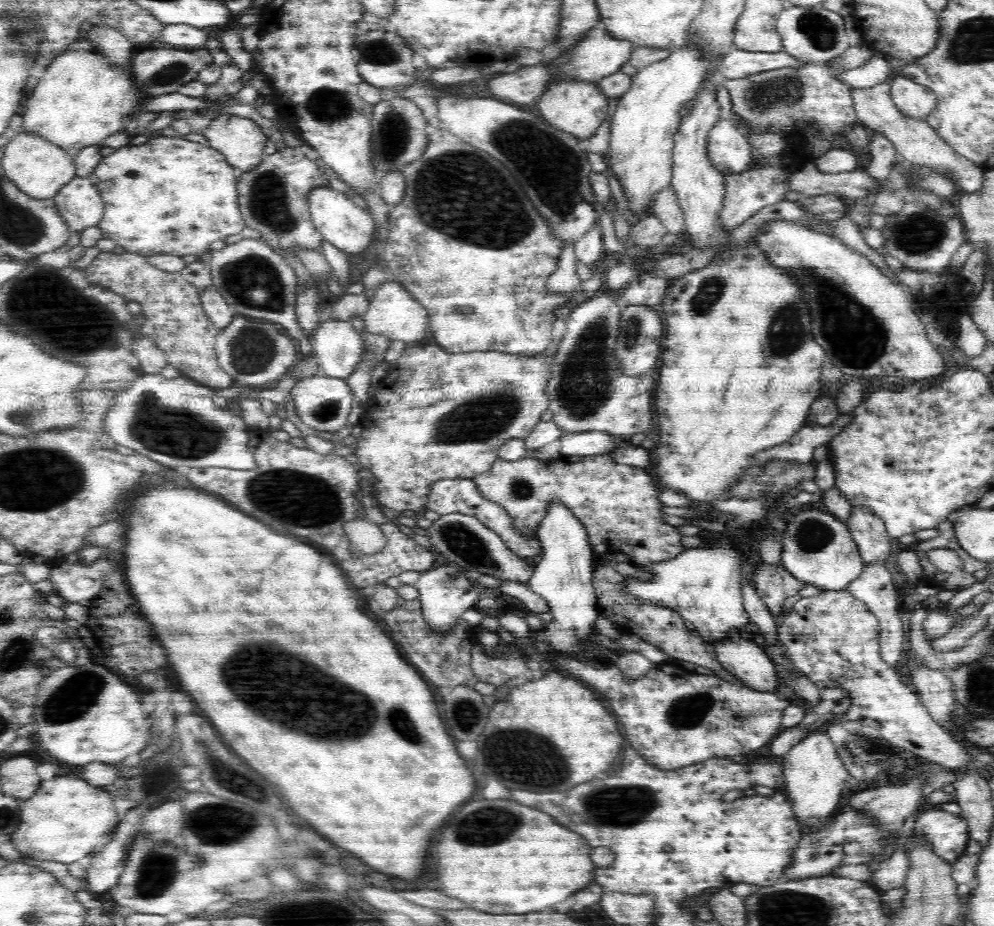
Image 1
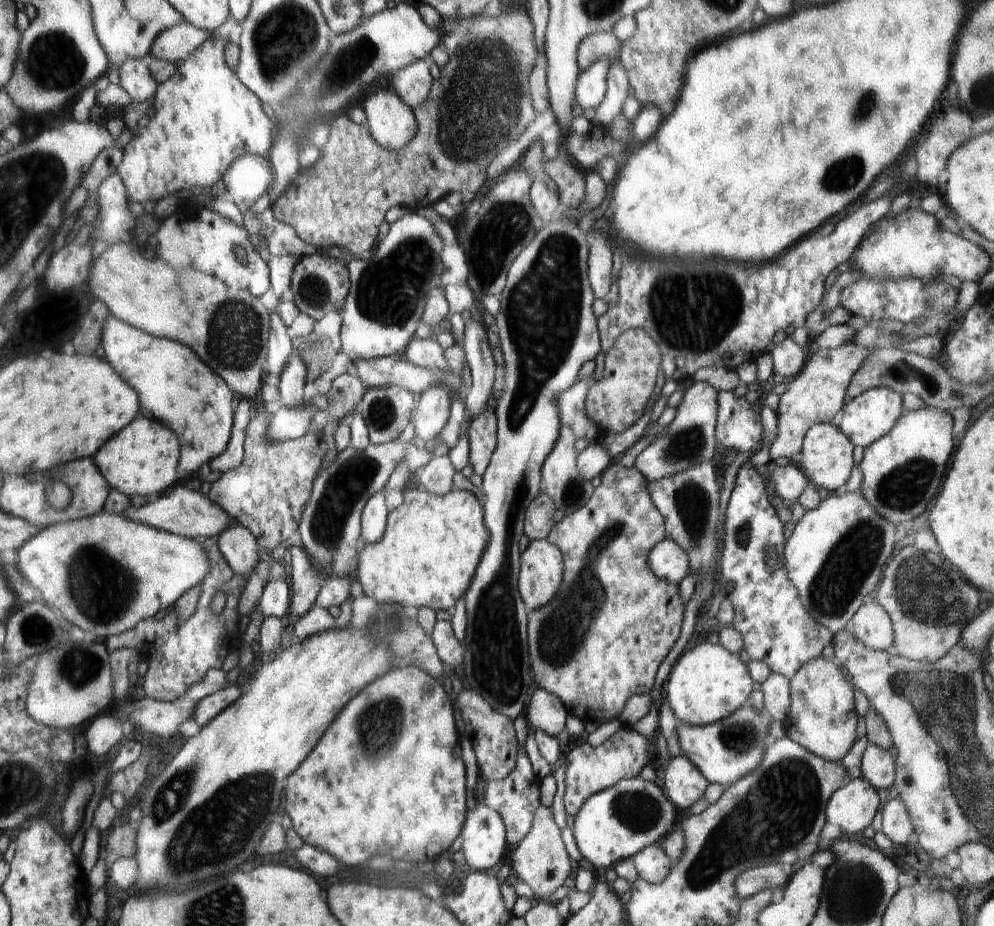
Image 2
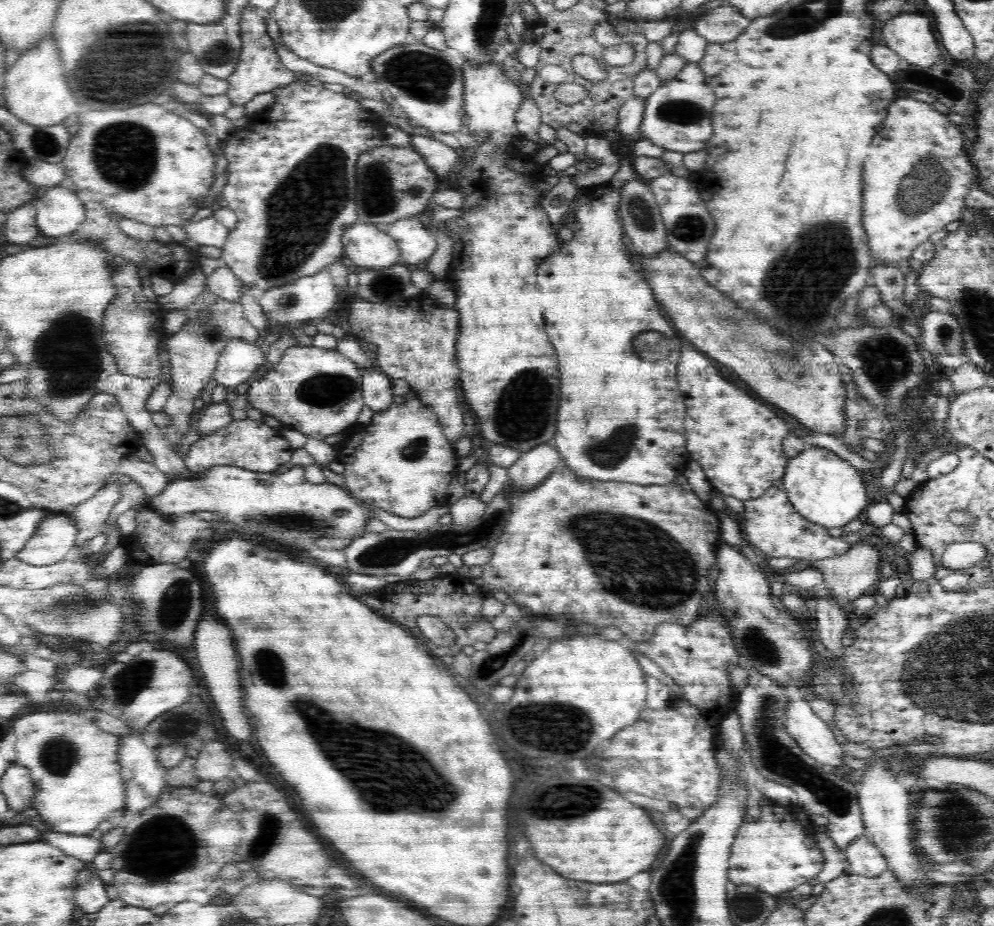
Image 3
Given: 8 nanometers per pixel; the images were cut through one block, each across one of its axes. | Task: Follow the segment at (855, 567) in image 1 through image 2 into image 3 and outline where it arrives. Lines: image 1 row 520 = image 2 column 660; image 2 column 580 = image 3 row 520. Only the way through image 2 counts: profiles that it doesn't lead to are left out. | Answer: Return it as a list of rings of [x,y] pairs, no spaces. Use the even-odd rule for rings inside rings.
[[[808,446],[798,456],[790,457],[782,486],[800,516],[826,529],[846,526],[848,522],[856,520],[868,504],[860,471],[823,447]]]

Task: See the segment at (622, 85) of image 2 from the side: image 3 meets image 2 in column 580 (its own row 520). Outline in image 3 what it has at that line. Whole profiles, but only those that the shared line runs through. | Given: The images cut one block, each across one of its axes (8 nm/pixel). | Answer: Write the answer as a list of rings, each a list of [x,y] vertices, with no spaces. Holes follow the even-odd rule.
[[[50,514],[38,525],[16,558],[32,566],[56,564],[75,546],[77,531],[69,515]]]

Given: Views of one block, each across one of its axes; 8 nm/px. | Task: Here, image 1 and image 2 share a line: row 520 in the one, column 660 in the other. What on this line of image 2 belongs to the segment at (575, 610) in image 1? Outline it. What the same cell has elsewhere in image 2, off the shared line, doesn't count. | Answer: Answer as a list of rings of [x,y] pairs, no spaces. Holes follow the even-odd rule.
[[[669,538],[661,540],[650,549],[647,561],[656,577],[677,587],[689,574],[689,558],[686,551]]]

